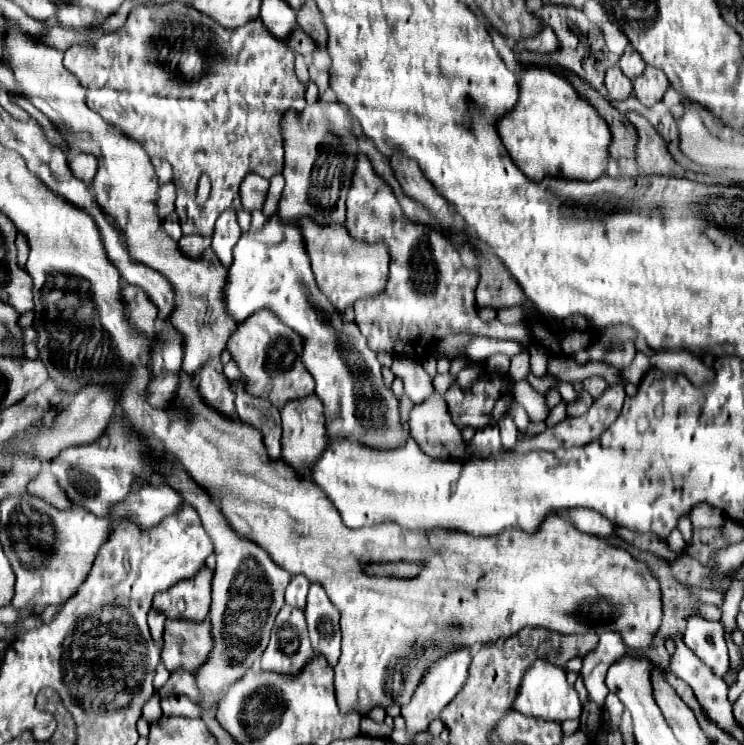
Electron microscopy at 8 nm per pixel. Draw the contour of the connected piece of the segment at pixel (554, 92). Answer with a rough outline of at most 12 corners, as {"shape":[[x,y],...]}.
{"shape":[[524,68],[498,122],[518,168],[602,178],[606,120],[564,76]]}

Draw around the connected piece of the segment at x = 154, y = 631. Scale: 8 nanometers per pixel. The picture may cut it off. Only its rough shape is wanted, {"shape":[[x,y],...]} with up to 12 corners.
{"shape":[[148,612],[148,628],[152,640],[162,648],[164,614]]}

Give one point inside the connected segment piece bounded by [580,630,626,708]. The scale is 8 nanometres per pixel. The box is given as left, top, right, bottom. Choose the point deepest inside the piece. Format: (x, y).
(594, 665)

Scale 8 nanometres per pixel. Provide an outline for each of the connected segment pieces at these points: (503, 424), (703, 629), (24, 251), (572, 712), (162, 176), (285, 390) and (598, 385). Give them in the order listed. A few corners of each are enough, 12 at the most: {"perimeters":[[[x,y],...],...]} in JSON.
{"perimeters":[[[510,416],[498,422],[502,448],[516,446],[518,430]],[[688,618],[684,642],[716,676],[728,672],[720,622]],[[22,234],[16,238],[18,248],[18,266],[26,270],[28,246]],[[536,660],[514,710],[542,720],[580,718],[564,668]],[[152,158],[160,184],[172,180],[172,168],[160,158]],[[272,312],[238,326],[226,350],[246,392],[280,410],[314,394],[304,340]],[[600,376],[584,380],[582,386],[592,398],[600,398],[608,388]]]}

